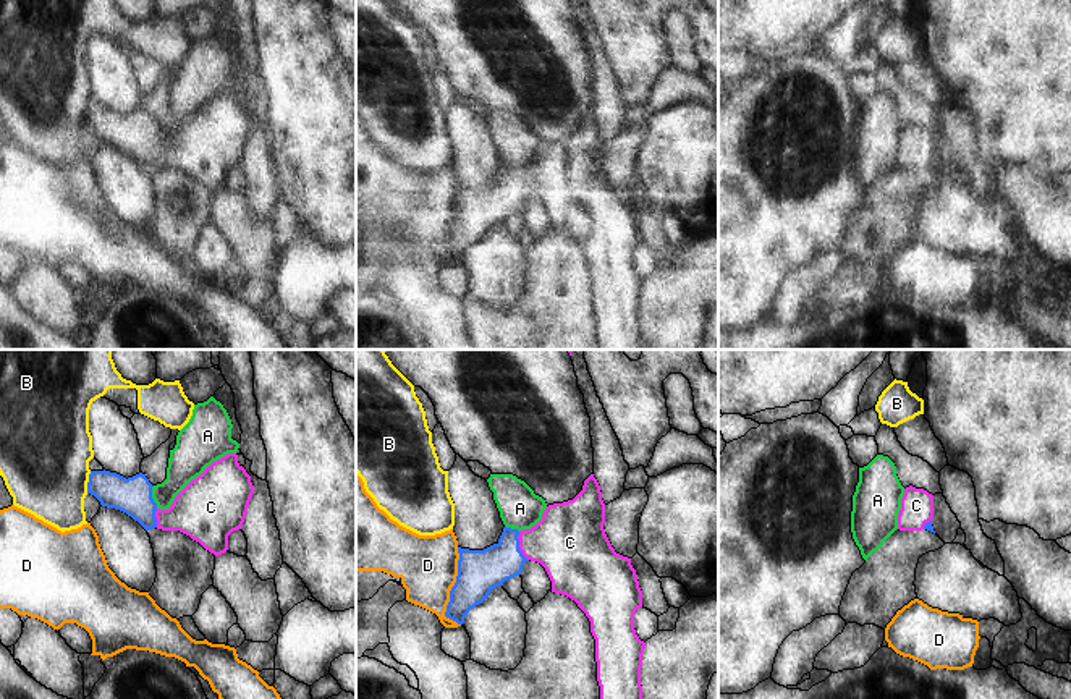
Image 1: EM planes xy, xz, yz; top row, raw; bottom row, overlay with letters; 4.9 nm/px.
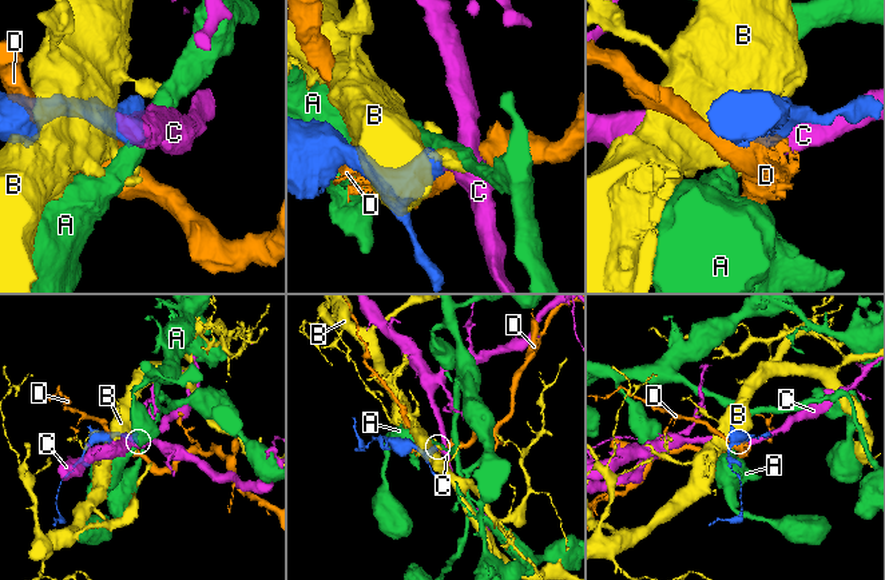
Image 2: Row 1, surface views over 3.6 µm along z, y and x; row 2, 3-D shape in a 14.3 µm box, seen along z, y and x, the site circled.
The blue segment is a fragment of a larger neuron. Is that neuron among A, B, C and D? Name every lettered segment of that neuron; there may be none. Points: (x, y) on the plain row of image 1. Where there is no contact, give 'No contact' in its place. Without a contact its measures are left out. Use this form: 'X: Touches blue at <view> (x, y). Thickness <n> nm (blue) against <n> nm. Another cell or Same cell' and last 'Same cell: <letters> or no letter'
A: Touches blue at xy (151, 135). Thickness 190 nm (blue) against 180 nm. Another cell
B: Touches blue at xy (88, 120). Thickness 190 nm (blue) against 440 nm. Another cell
C: Touches blue at xz (518, 183). Thickness 220 nm (blue) against 360 nm. Same cell
D: Touches blue at xz (452, 227). Thickness 220 nm (blue) against 300 nm. Another cell
Same cell: C

